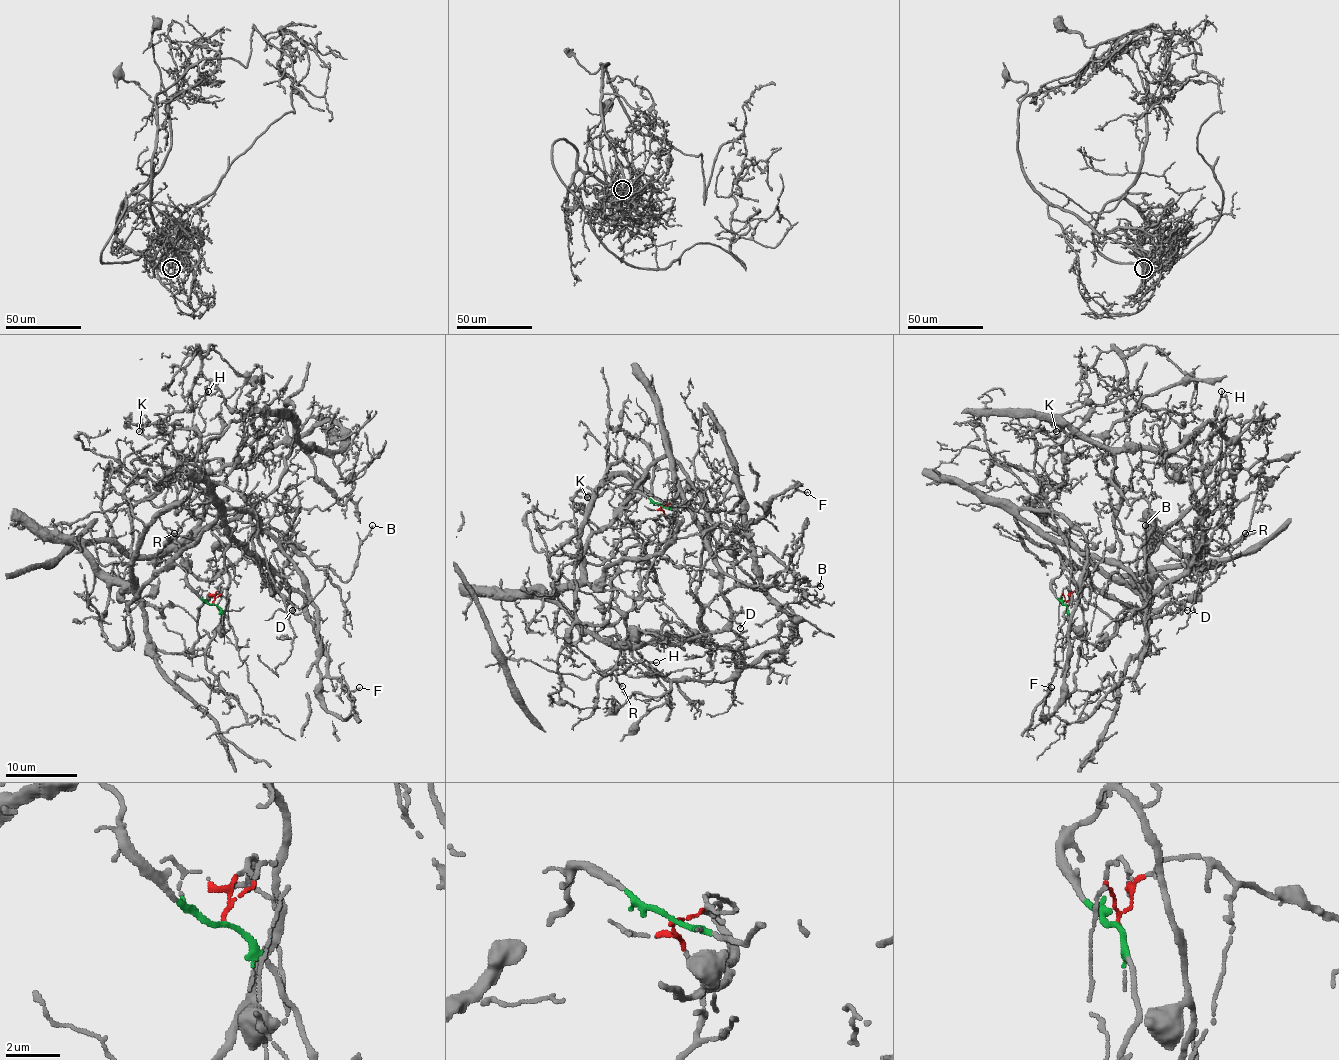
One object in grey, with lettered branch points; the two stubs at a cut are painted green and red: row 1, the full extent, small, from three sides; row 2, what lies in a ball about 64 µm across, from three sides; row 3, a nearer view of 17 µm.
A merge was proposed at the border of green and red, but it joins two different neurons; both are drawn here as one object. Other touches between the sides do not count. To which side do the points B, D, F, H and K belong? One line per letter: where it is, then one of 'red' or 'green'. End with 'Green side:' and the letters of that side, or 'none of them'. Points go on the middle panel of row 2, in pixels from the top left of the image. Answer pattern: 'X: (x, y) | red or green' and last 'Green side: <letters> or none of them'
B: (820, 586) | red
D: (740, 628) | green
F: (807, 492) | green
H: (656, 662) | red
K: (587, 497) | red
Green side: D, F

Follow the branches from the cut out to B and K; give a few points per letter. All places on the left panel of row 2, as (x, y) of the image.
B: (212, 604), (197, 640), (161, 653), (86, 548), (160, 556), (255, 505), (343, 581), (372, 525)
K: (212, 604), (187, 651), (156, 647), (133, 584), (136, 543), (190, 487), (199, 435), (138, 431)

